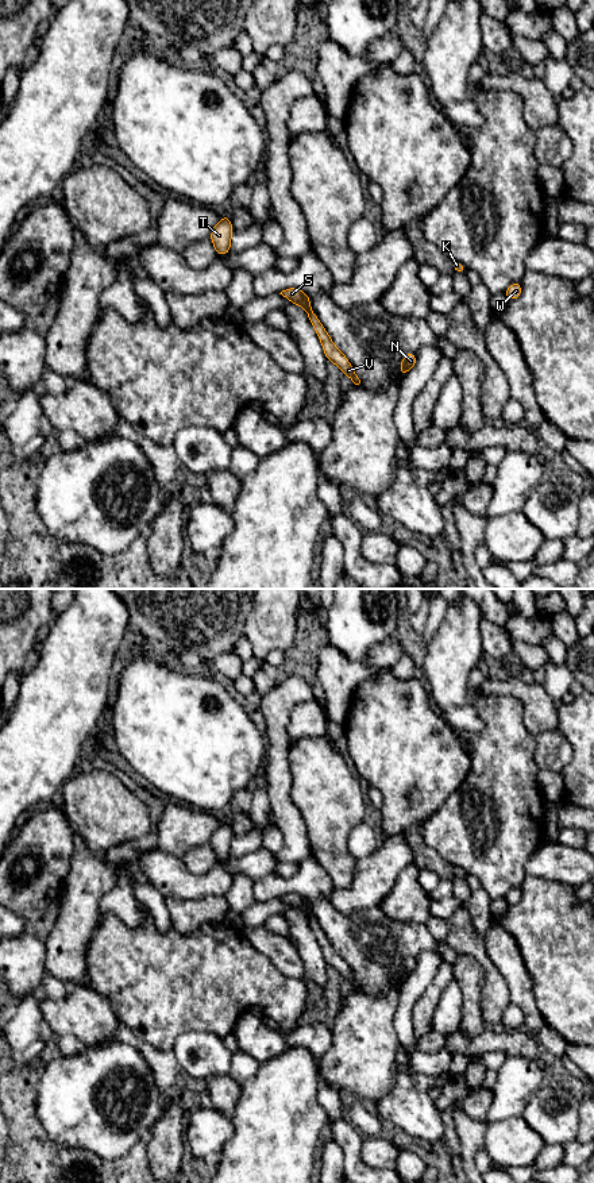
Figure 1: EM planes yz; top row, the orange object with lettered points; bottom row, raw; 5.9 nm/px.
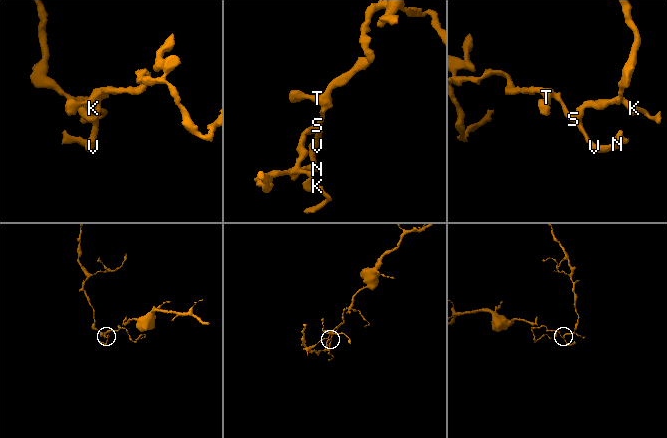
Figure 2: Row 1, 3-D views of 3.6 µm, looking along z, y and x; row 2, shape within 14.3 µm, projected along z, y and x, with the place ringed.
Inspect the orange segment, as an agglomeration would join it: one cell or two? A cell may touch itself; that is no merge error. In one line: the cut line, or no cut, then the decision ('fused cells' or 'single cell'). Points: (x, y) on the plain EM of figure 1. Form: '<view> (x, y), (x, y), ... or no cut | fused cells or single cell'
yz (304, 898), (307, 901) | fused cells

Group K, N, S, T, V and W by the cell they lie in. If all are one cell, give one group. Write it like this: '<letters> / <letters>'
K W / N S T V

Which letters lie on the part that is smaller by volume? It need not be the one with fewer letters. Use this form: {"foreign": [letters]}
{"foreign": ["K", "W"]}

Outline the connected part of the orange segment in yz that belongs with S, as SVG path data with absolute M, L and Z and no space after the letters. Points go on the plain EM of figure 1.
M288 893L282 895L279 899L282 899L285 903L288 903L290 908L301 910L304 916L306 917L309 926L312 932L315 933L321 949L323 956L327 962L327 966L333 967L355 990L360 989L360 984L355 979L351 968L344 962L344 959L333 949L331 941L320 928L319 922L310 913L310 903L300 894L296 893Z

